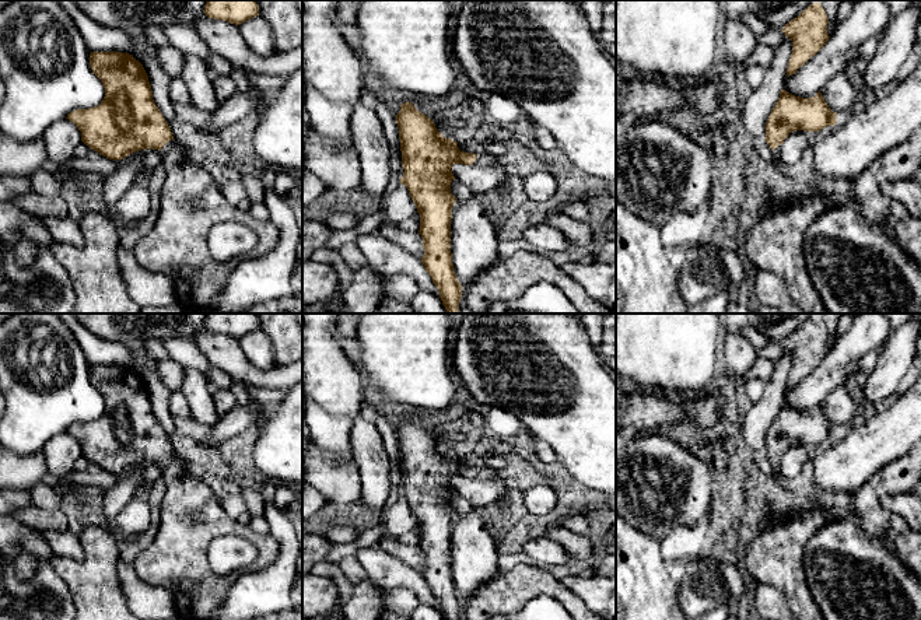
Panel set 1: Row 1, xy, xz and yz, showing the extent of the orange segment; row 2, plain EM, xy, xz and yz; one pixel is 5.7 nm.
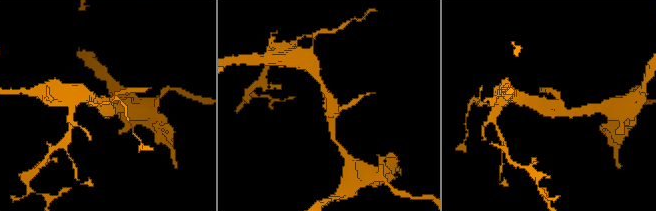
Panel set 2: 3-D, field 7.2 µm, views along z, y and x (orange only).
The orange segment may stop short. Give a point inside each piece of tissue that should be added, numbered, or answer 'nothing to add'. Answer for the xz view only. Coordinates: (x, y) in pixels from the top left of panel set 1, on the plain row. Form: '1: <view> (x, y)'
1: xz (483, 473)

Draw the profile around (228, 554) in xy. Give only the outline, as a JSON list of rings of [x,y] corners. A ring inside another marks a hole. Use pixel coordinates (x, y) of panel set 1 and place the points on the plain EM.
[[[221,536],[211,540],[207,560],[211,572],[227,577],[242,572],[258,558],[258,547],[251,539],[241,536]]]

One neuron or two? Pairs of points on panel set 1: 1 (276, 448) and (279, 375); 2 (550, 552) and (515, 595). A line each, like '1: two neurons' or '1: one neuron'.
1: two neurons
2: two neurons

